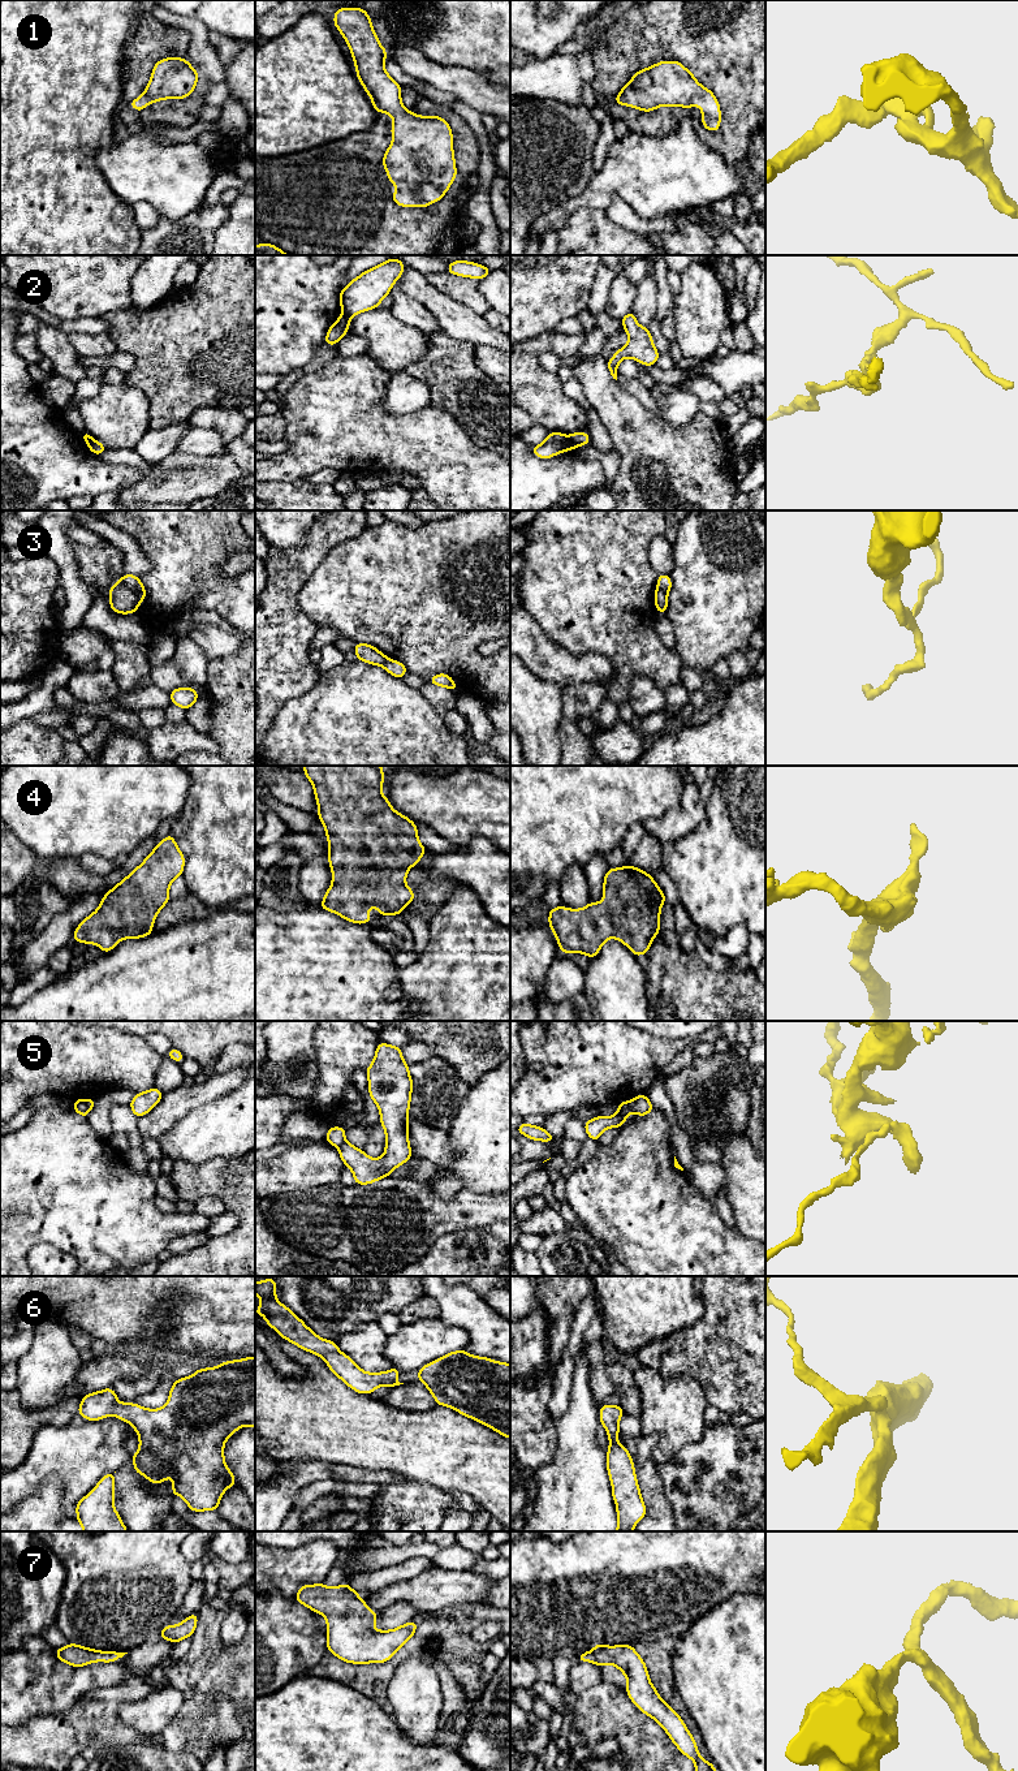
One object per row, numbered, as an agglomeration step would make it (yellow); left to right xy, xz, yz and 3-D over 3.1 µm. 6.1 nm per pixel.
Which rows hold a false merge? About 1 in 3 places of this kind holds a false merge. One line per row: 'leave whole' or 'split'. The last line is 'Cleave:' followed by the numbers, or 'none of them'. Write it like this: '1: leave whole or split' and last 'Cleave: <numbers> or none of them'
1: leave whole
2: split
3: split
4: leave whole
5: split
6: leave whole
7: leave whole
Cleave: 2, 3, 5

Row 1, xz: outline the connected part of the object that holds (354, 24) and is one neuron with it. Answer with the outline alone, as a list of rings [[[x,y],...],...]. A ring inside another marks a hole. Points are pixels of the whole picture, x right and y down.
[[[340,8],[335,12],[335,26],[349,46],[357,77],[371,98],[378,113],[393,117],[393,141],[383,156],[383,165],[391,184],[398,189],[391,193],[394,203],[402,207],[427,207],[440,201],[456,180],[453,134],[447,120],[439,116],[418,116],[401,102],[401,86],[385,72],[387,49],[380,44],[371,18],[363,8]]]

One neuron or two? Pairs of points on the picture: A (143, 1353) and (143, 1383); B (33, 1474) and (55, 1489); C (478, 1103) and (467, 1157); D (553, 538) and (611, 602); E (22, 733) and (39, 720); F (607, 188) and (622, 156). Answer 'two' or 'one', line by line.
A: one
B: two
C: one
D: one
E: two
F: one

